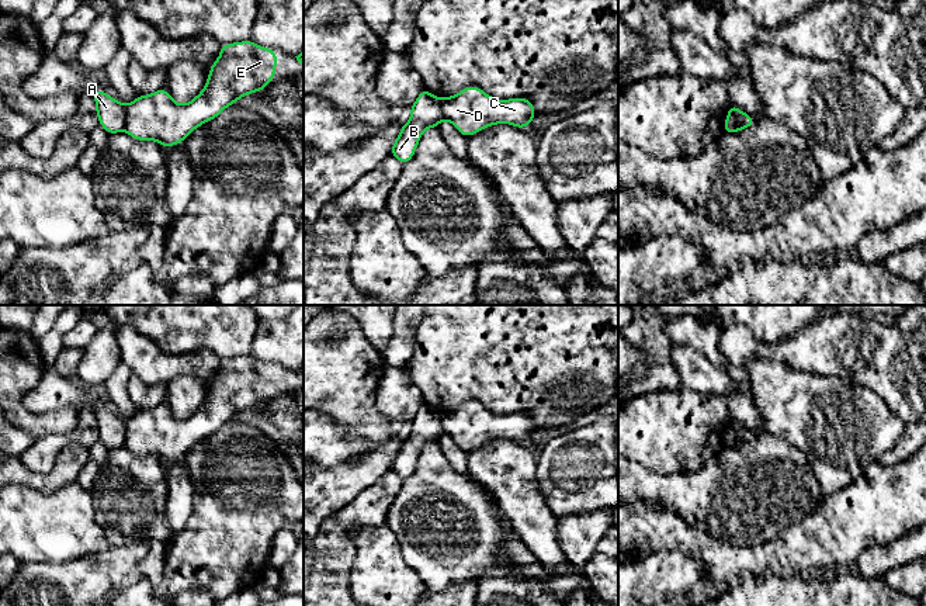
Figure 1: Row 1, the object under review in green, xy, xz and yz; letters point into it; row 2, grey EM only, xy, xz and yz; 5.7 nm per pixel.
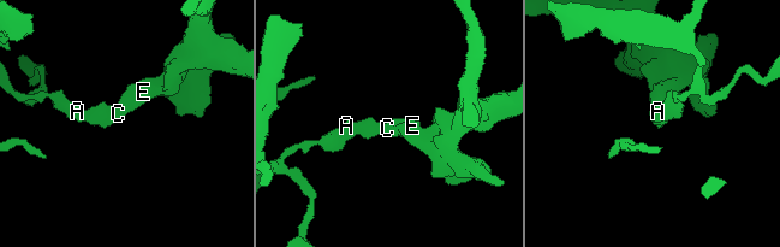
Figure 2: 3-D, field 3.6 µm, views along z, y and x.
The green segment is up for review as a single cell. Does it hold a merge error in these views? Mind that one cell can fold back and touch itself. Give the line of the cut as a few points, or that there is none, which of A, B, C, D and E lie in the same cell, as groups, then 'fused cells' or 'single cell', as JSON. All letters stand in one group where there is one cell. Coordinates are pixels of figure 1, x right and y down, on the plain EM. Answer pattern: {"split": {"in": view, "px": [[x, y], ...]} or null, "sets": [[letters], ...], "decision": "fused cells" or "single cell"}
{"split": {"in": "xy", "px": [[124, 421], [125, 445]]}, "sets": [["A", "B"], ["C", "D", "E"]], "decision": "fused cells"}

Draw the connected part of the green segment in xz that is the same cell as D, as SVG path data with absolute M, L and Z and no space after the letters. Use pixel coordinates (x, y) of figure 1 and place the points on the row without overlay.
M468 401L443 413L441 427L444 434L448 434L467 453L500 437L527 444L537 432L528 413L497 415L478 401Z

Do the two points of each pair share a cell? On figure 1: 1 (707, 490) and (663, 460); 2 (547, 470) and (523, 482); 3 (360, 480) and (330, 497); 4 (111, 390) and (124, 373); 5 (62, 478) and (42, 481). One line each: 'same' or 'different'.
1: different
2: different
3: same
4: same
5: same

